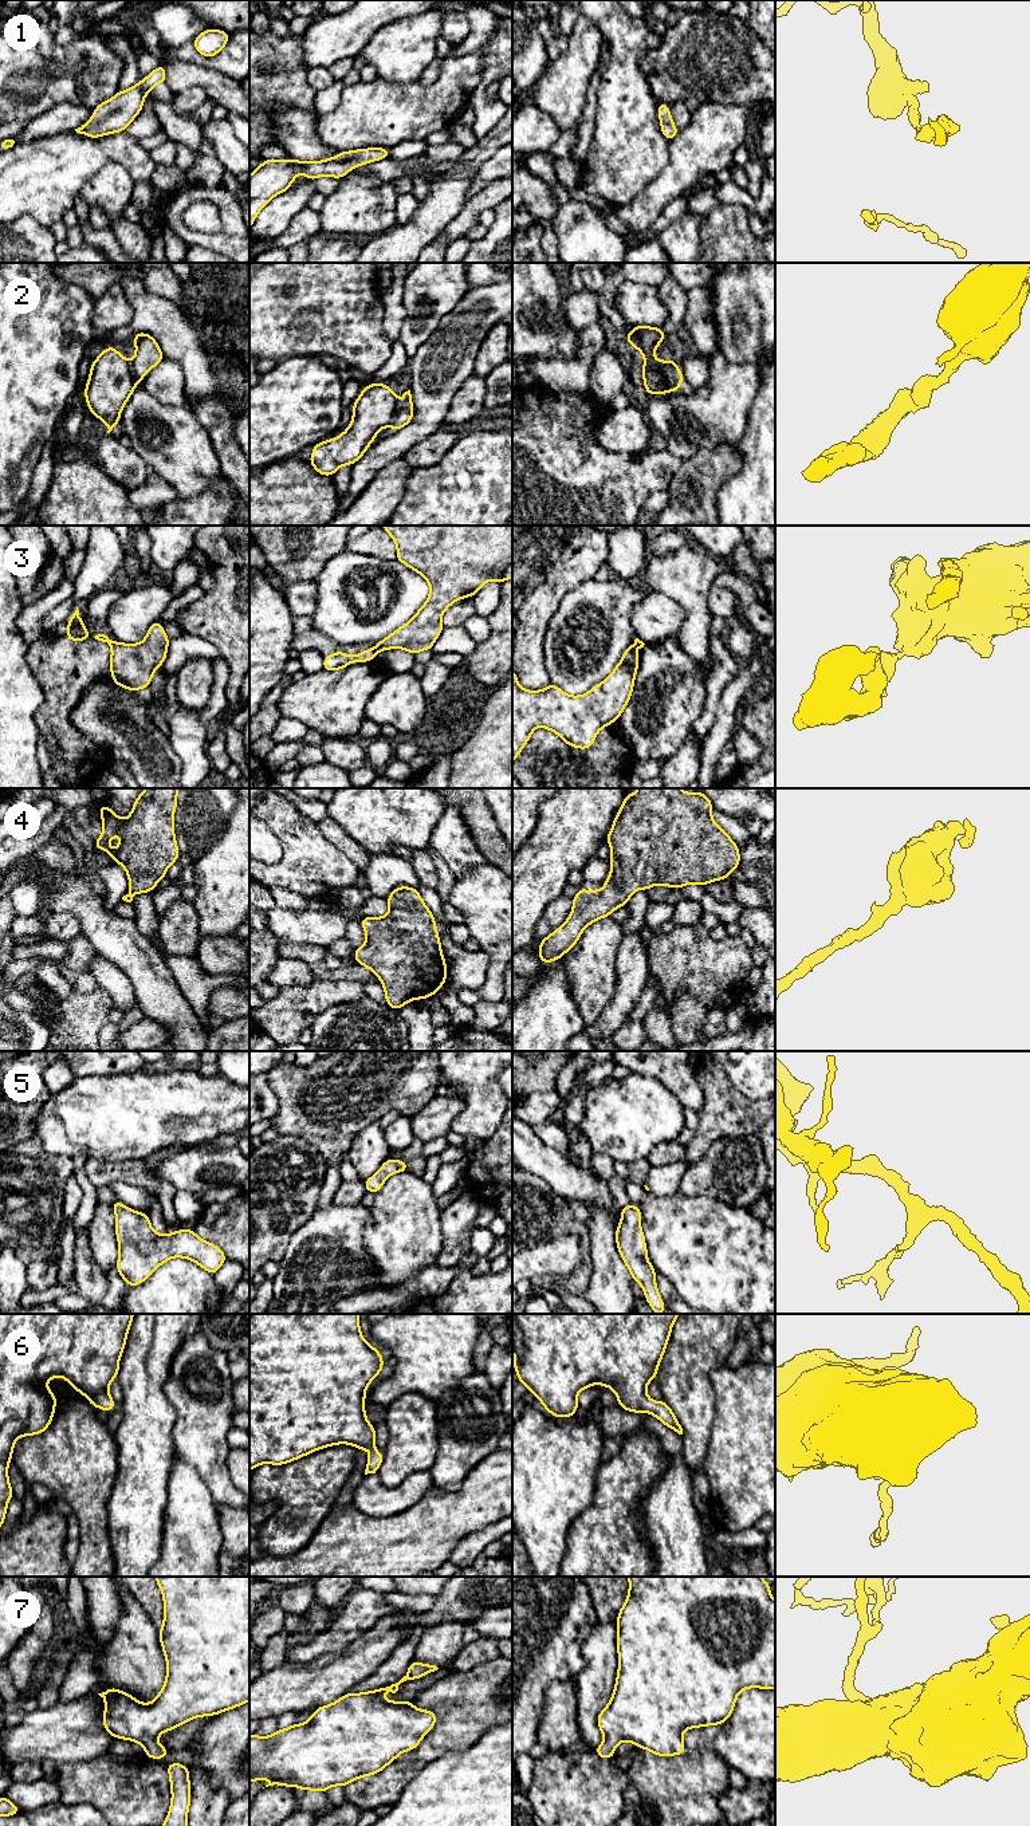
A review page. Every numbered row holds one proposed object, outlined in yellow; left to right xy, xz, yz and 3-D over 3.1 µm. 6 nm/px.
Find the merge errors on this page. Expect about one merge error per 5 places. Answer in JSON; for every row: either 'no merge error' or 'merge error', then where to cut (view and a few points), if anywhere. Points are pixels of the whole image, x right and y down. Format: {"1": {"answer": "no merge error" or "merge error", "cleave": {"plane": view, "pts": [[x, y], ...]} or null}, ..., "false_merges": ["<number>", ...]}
{"1": {"answer": "no merge error", "cleave": null}, "2": {"answer": "merge error", "cleave": {"plane": "yz", "pts": [[645, 358], [652, 358], [661, 366], [672, 390]]}}, "3": {"answer": "merge error", "cleave": {"plane": "xz", "pts": [[373, 646], [377, 650]]}}, "4": {"answer": "no merge error", "cleave": null}, "5": {"answer": "no merge error", "cleave": null}, "6": {"answer": "no merge error", "cleave": null}, "7": {"answer": "no merge error", "cleave": null}, "false_merges": ["2", "3"]}

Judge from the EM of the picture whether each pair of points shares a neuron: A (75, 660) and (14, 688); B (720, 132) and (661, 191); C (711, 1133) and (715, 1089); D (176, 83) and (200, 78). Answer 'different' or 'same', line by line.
A: different
B: same
C: same
D: same

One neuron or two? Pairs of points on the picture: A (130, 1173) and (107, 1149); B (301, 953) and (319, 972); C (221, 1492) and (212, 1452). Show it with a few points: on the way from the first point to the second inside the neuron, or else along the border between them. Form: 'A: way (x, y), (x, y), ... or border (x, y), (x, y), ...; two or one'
A: border (89, 1156), (97, 1160), (111, 1161), (142, 1160); two
B: way (306, 955), (318, 967); one
C: way (219, 1483), (212, 1470), (212, 1462); one

